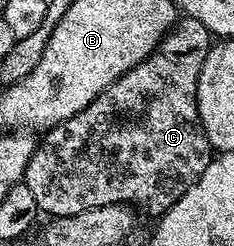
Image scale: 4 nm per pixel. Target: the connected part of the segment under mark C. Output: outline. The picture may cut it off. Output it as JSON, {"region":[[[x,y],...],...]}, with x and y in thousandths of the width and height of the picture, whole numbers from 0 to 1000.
{"region":[[[786,65],[697,154],[658,215],[637,220],[603,256],[585,256],[585,272],[568,272],[534,305],[504,313],[449,370],[432,370],[432,386],[415,386],[415,402],[397,402],[380,435],[329,451],[312,484],[278,484],[278,500],[231,508],[226,520],[197,528],[154,585],[141,630],[124,646],[124,679],[98,715],[98,736],[124,760],[124,780],[141,789],[141,809],[158,809],[158,841],[171,858],[188,870],[218,866],[201,874],[222,886],[308,882],[346,858],[380,858],[397,841],[573,825],[581,837],[628,833],[637,862],[662,866],[658,874],[692,874],[722,841],[739,841],[752,801],[808,776],[808,760],[825,760],[842,728],[859,728],[876,679],[893,679],[893,663],[910,650],[910,610],[859,516],[859,484],[842,451],[842,337],[859,321],[859,272],[876,256],[876,224],[897,207],[906,179],[910,138],[885,122],[876,93],[842,93],[842,77]]]}

